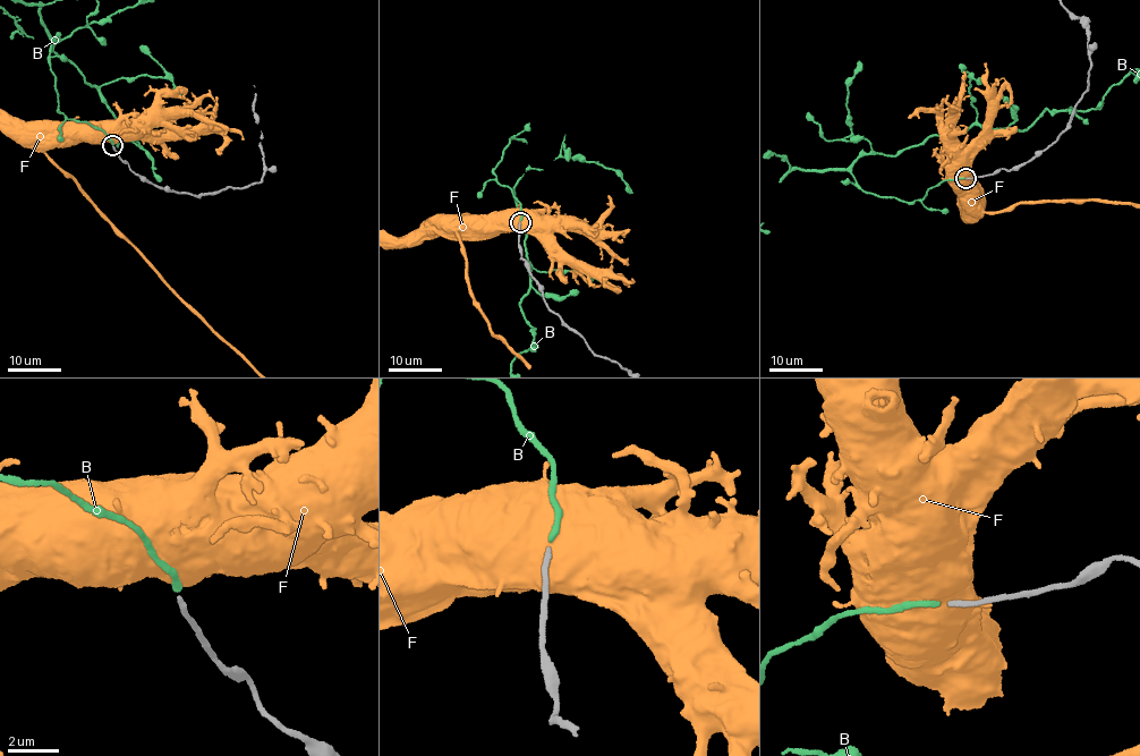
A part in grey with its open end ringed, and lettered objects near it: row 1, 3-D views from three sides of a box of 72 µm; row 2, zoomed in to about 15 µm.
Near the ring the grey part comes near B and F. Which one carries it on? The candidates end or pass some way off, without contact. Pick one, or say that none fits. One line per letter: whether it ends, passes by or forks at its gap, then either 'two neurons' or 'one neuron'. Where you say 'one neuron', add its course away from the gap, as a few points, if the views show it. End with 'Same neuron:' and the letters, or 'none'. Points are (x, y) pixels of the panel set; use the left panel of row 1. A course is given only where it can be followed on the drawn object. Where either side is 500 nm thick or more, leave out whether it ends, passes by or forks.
B: it ends; one neuron
F: two neurons
Same neuron: B

